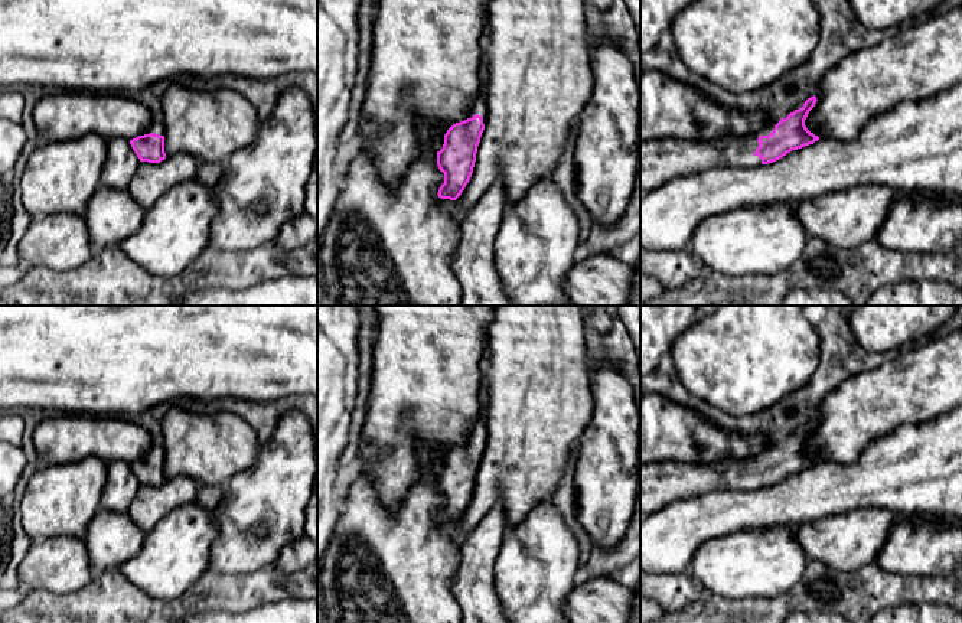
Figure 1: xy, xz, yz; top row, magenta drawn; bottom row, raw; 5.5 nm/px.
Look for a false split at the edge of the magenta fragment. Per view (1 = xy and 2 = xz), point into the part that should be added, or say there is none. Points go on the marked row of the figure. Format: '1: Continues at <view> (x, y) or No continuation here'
1: Continues at xy (157, 124)
2: Continues at xz (479, 107)

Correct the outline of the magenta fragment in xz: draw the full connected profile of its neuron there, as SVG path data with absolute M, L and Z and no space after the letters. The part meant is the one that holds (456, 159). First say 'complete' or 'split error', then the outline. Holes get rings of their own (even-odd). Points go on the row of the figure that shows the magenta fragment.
split error; M482 56L479 66L480 89L469 117L453 124L444 134L444 144L437 151L437 166L444 173L444 183L438 189L438 198L456 200L469 183L477 146L487 120L485 87L487 79L486 59Z

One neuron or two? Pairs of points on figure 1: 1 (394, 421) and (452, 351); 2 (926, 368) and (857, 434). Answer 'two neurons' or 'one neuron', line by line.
1: one neuron
2: one neuron

